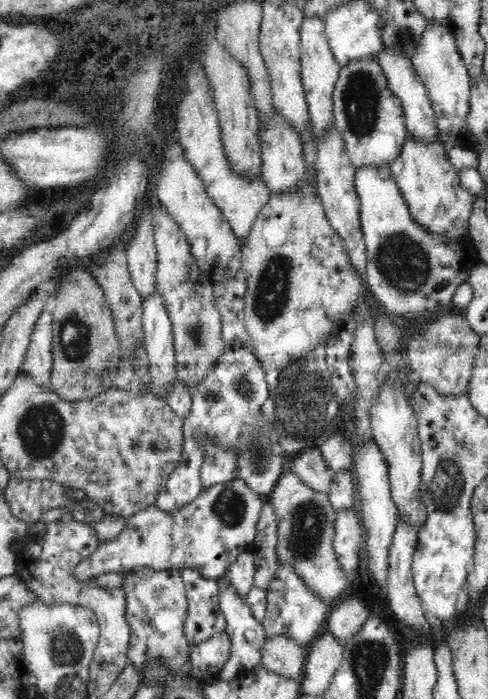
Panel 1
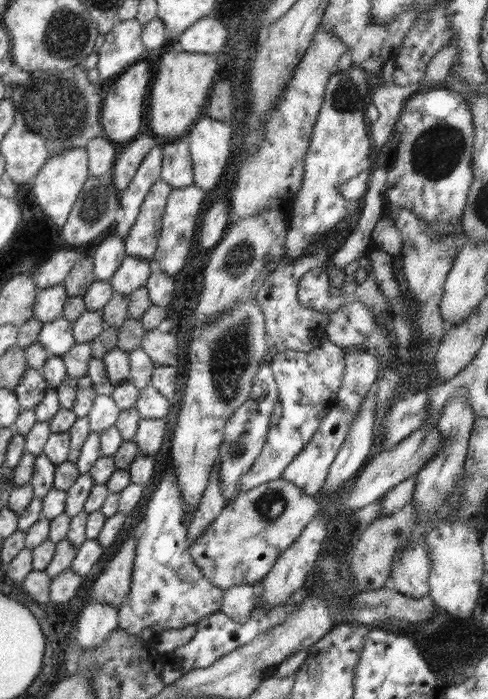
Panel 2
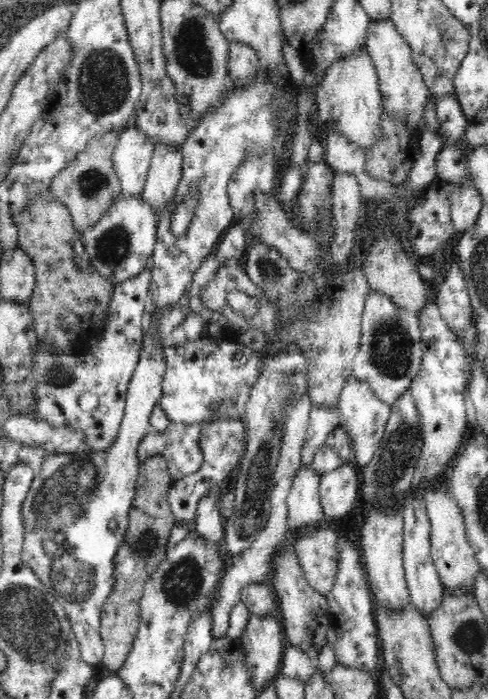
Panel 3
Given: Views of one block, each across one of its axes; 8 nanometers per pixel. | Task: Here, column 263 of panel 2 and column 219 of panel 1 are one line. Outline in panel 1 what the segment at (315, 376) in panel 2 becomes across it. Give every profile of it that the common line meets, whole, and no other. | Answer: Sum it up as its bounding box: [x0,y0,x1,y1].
[194,432,237,488]

